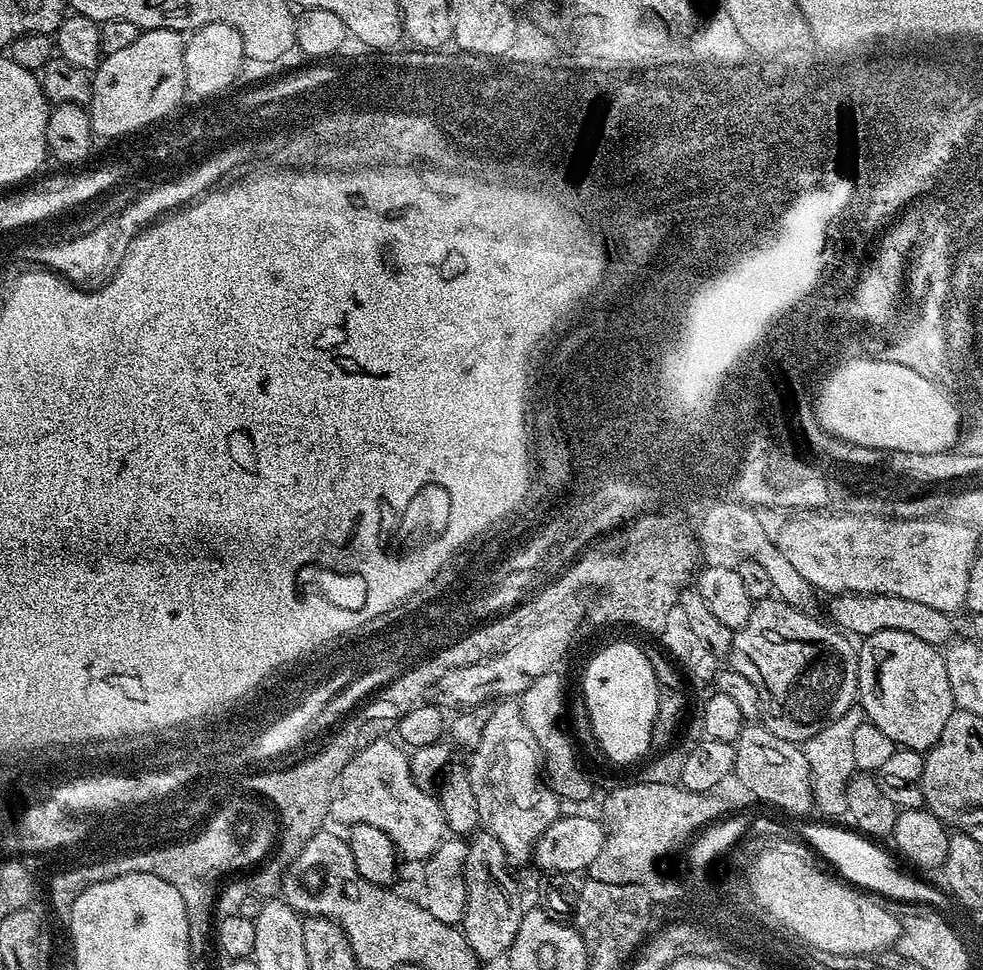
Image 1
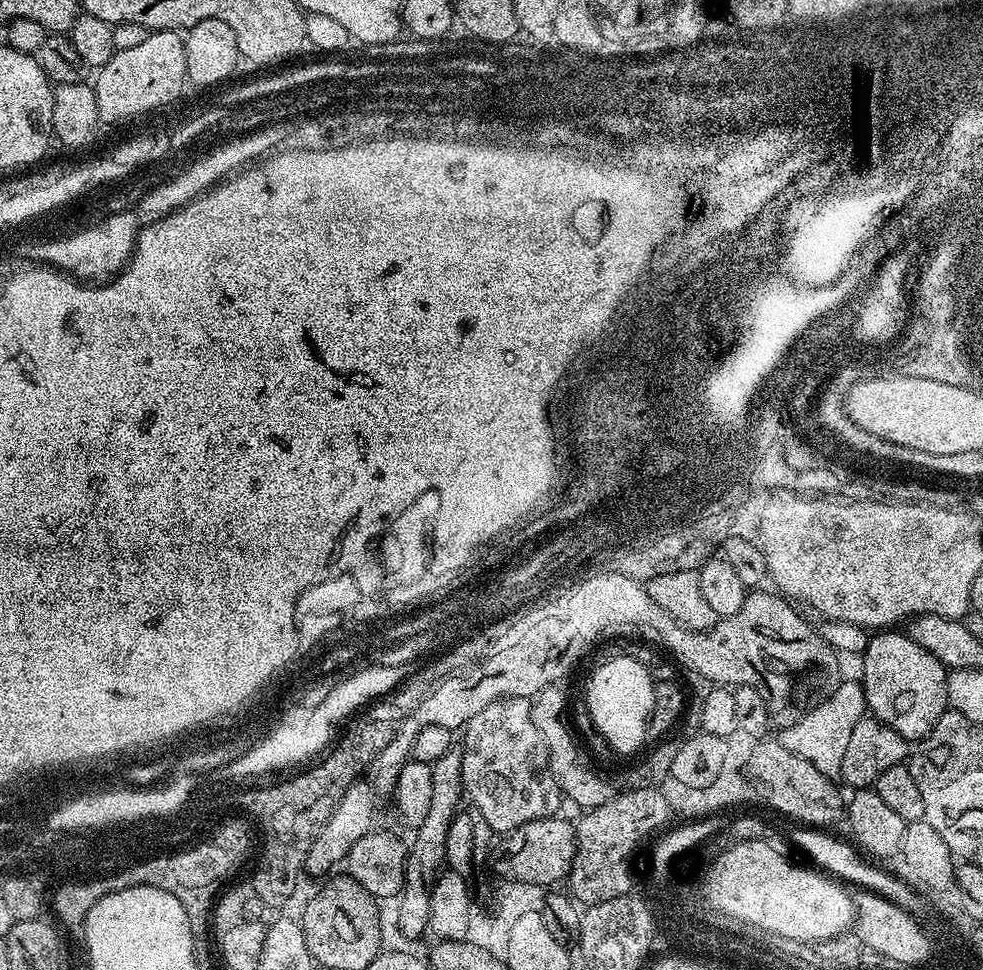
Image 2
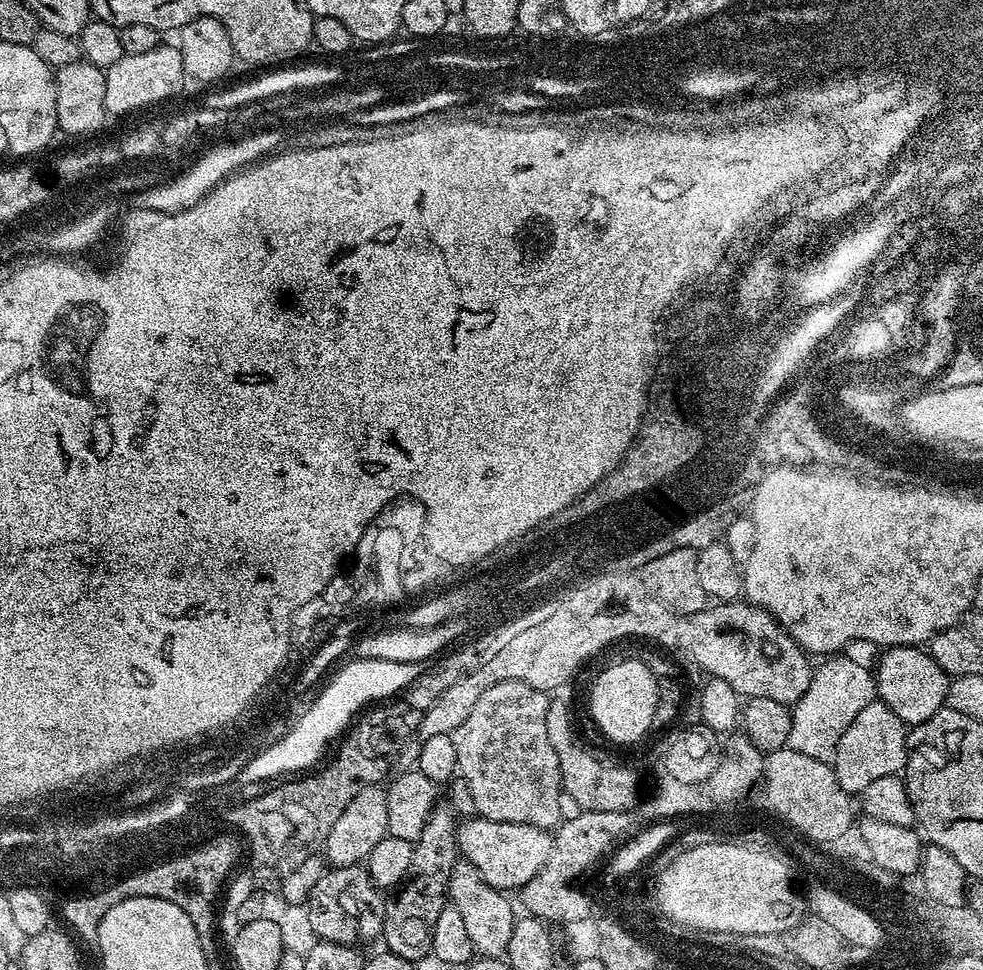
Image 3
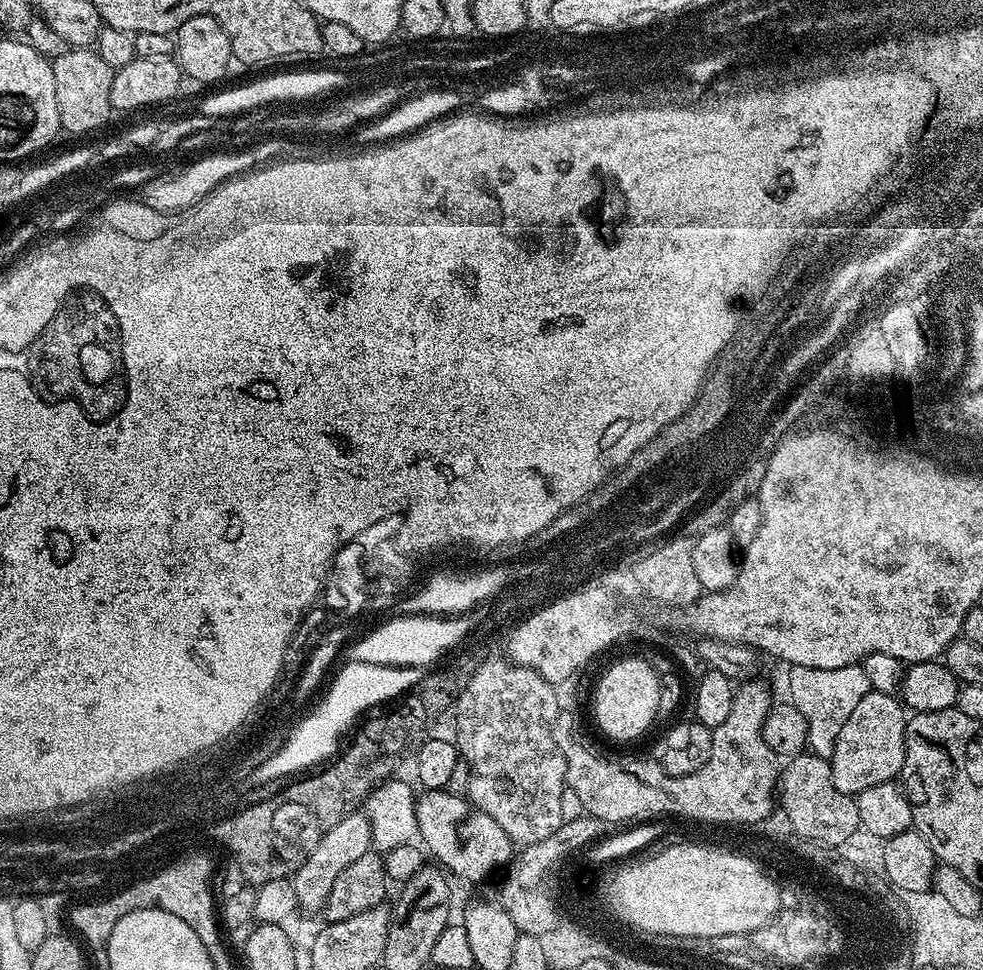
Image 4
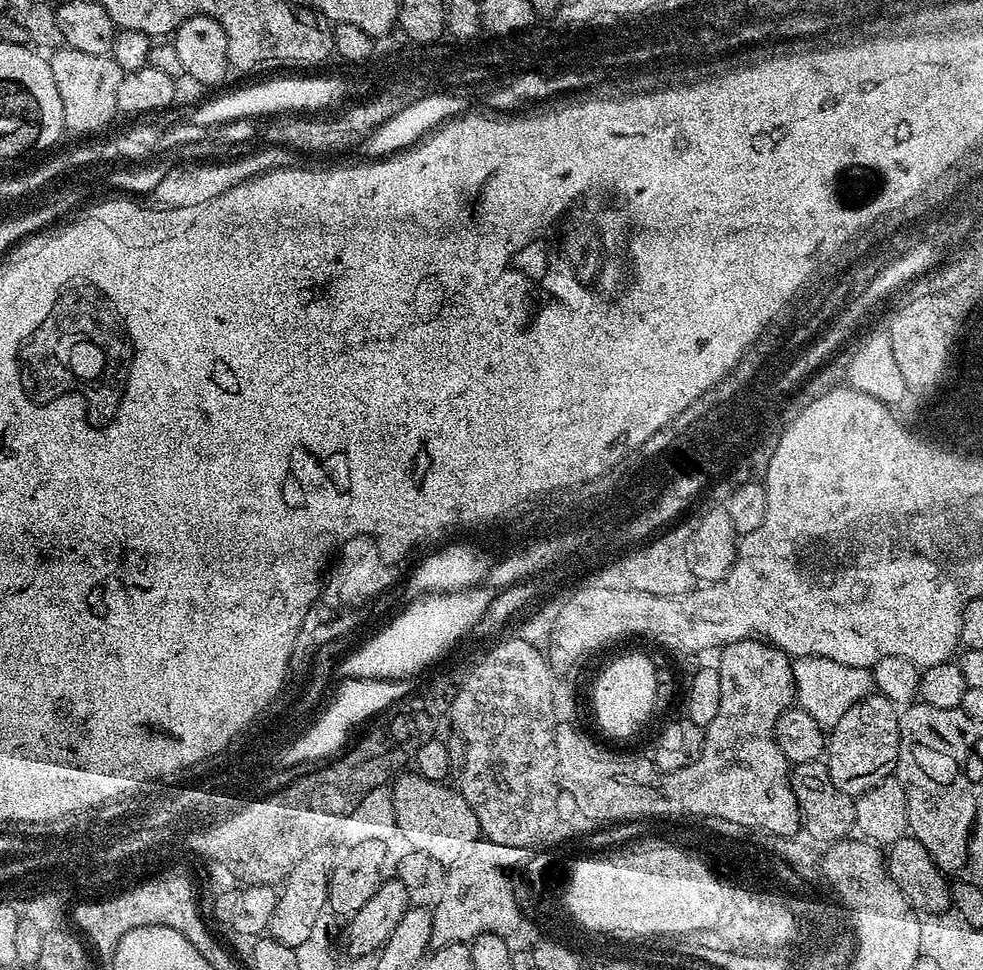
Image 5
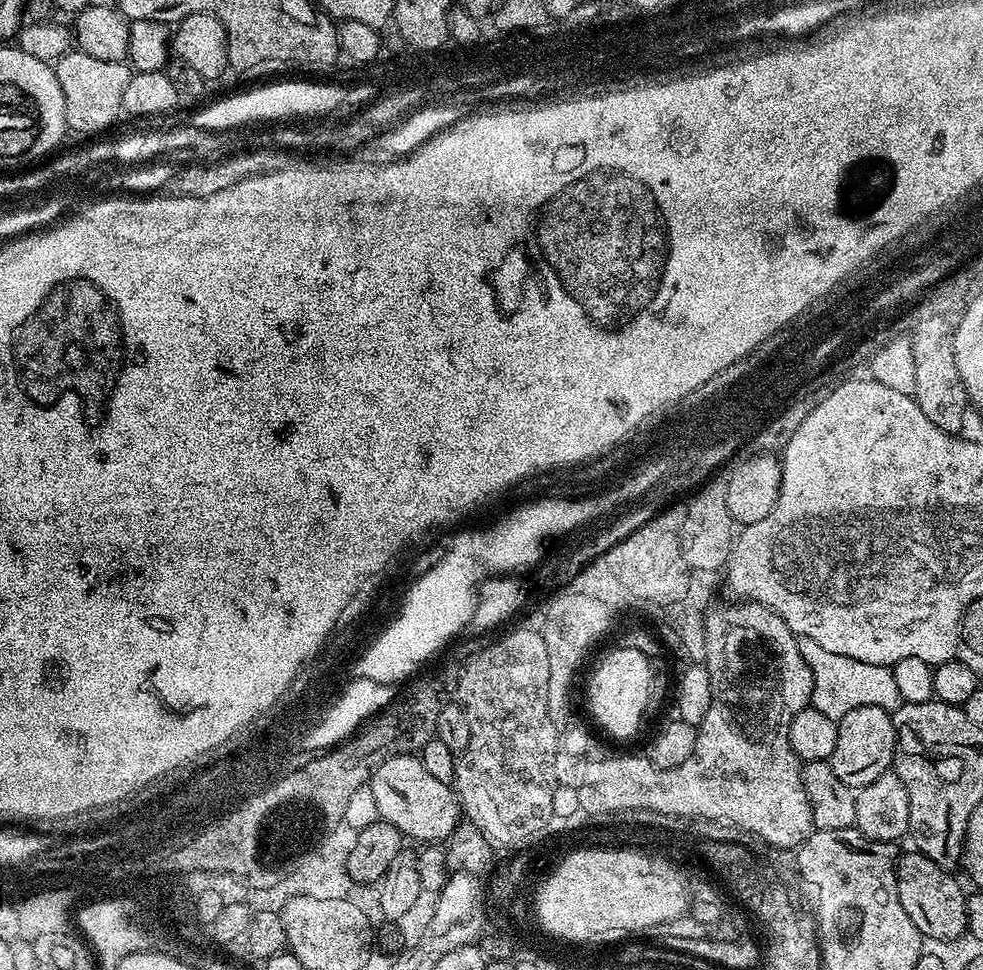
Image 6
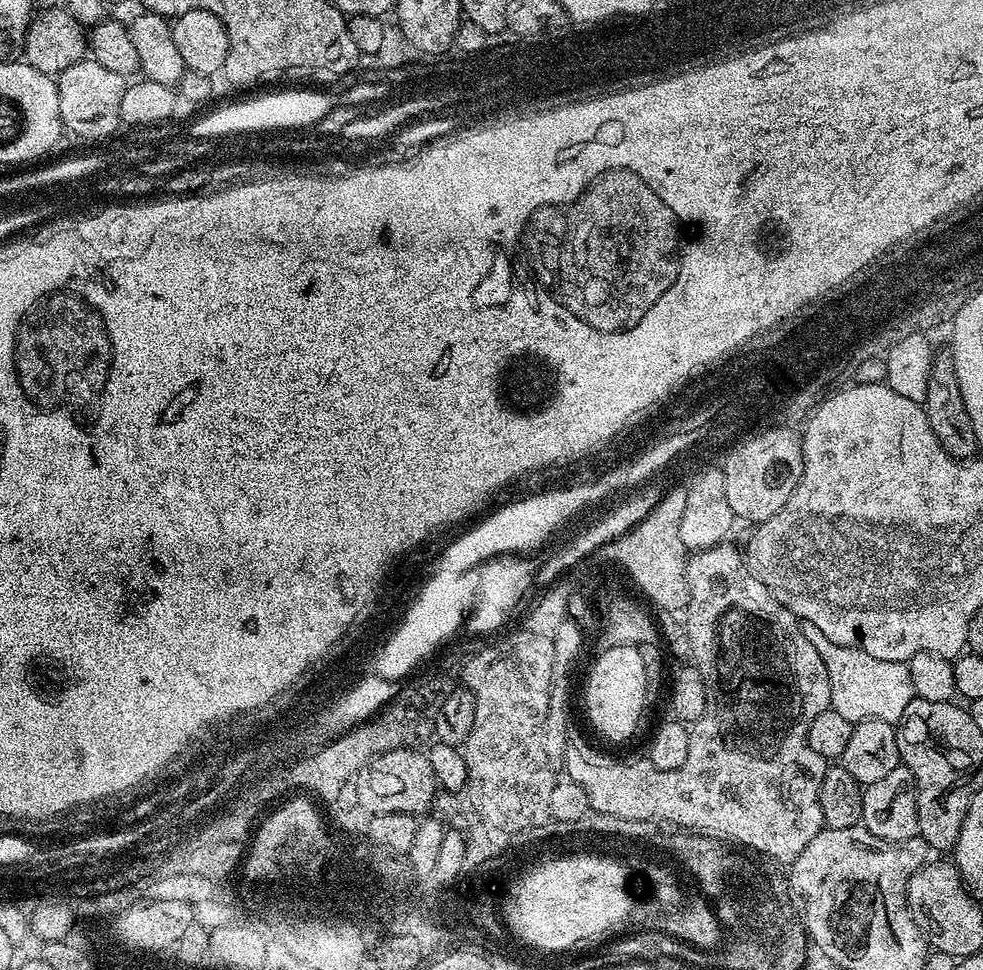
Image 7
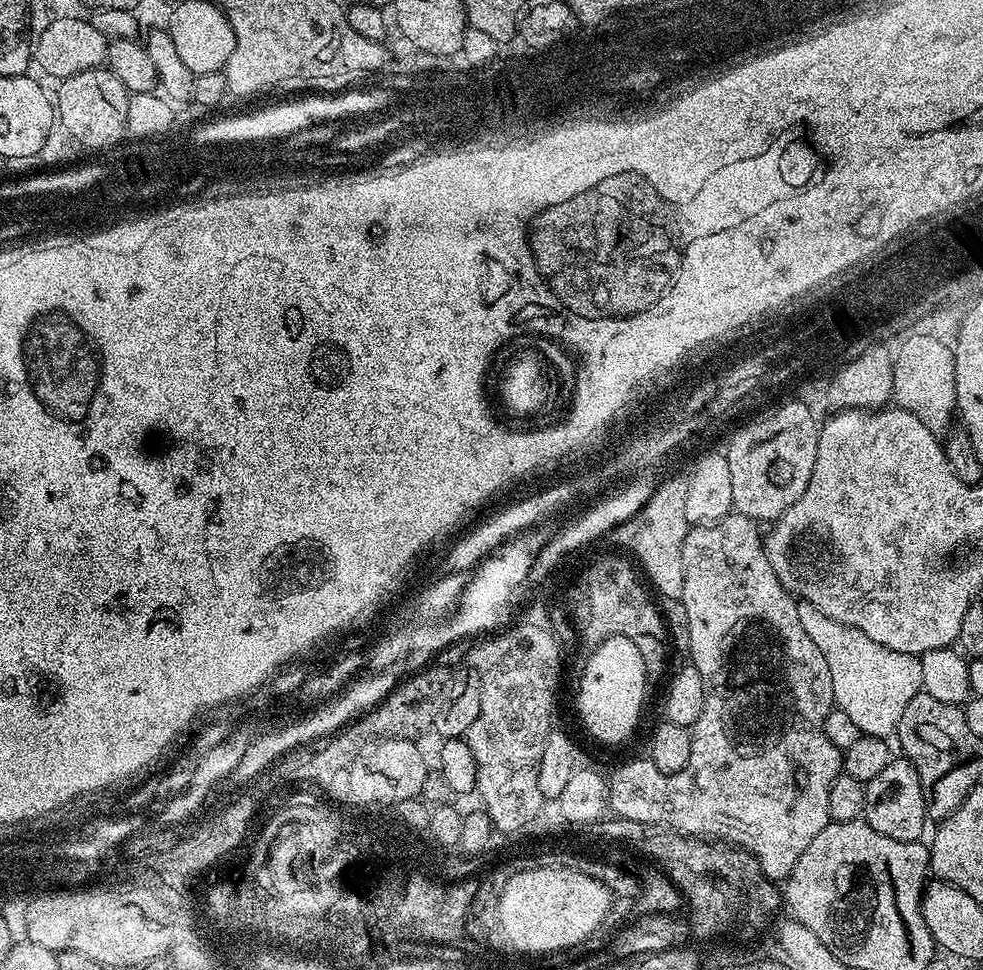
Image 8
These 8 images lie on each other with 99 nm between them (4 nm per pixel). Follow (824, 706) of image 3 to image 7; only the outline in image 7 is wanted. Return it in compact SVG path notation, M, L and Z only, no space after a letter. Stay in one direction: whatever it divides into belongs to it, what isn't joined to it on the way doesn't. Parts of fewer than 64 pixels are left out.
M804 624L804 633L810 642L814 642L814 650L822 654L822 662L826 662L826 674L830 678L830 698L832 708L852 725L861 720L881 720L895 725L904 716L906 706L916 696L911 672L905 661L886 662L882 658L872 658L861 648L838 646L818 630L818 626Z

